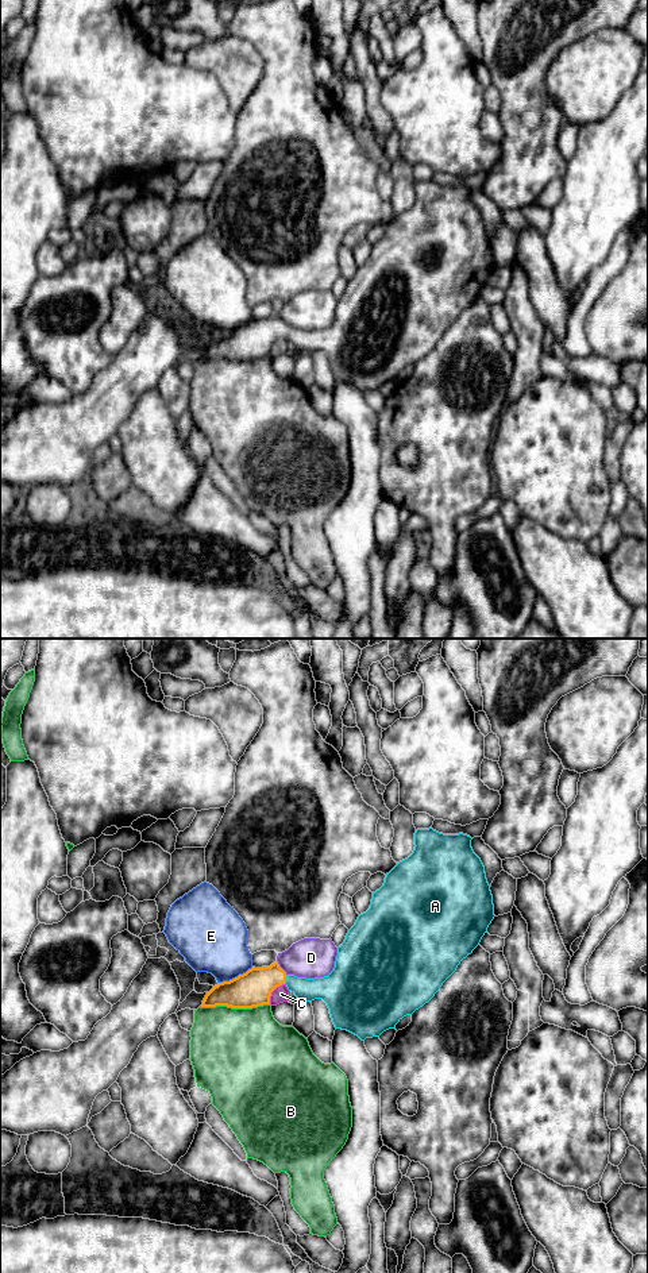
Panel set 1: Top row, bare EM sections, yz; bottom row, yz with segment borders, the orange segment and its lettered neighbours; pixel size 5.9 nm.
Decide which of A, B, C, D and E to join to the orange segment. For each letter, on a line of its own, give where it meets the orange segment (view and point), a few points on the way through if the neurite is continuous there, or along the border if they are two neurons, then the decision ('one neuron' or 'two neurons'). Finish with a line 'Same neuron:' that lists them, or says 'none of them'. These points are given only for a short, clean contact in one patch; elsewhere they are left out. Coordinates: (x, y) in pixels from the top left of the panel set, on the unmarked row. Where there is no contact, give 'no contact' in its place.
A: meets orange in yz at (285, 331); runs through yz (253, 340), (266, 331), (285, 331), (304, 340), (326, 340); one neuron
B: meets orange in yz at (235, 359); two neurons
C: meets orange in yz at (272, 343); border along yz (284, 335), (272, 344), (269, 355); two neurons
D: meets orange in yz at (280, 319); two neurons
E: meets orange in yz at (235, 330); two neurons
Same neuron: A

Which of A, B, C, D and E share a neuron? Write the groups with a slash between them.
A / B / C / D / E

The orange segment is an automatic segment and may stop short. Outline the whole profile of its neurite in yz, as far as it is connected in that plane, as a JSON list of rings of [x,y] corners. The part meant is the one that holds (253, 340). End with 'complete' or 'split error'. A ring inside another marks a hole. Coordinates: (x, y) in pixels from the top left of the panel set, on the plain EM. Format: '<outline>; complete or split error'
[[[432,180],[417,181],[413,205],[386,225],[383,238],[373,244],[370,261],[360,266],[338,300],[333,323],[324,329],[288,327],[275,313],[270,319],[252,319],[238,329],[223,333],[207,344],[201,359],[227,358],[252,360],[270,356],[271,344],[285,336],[298,352],[323,351],[336,381],[347,382],[362,393],[379,389],[406,367],[428,355],[463,310],[479,297],[494,271],[494,256],[485,219],[471,200],[471,189],[463,185],[443,186]]]; split error

